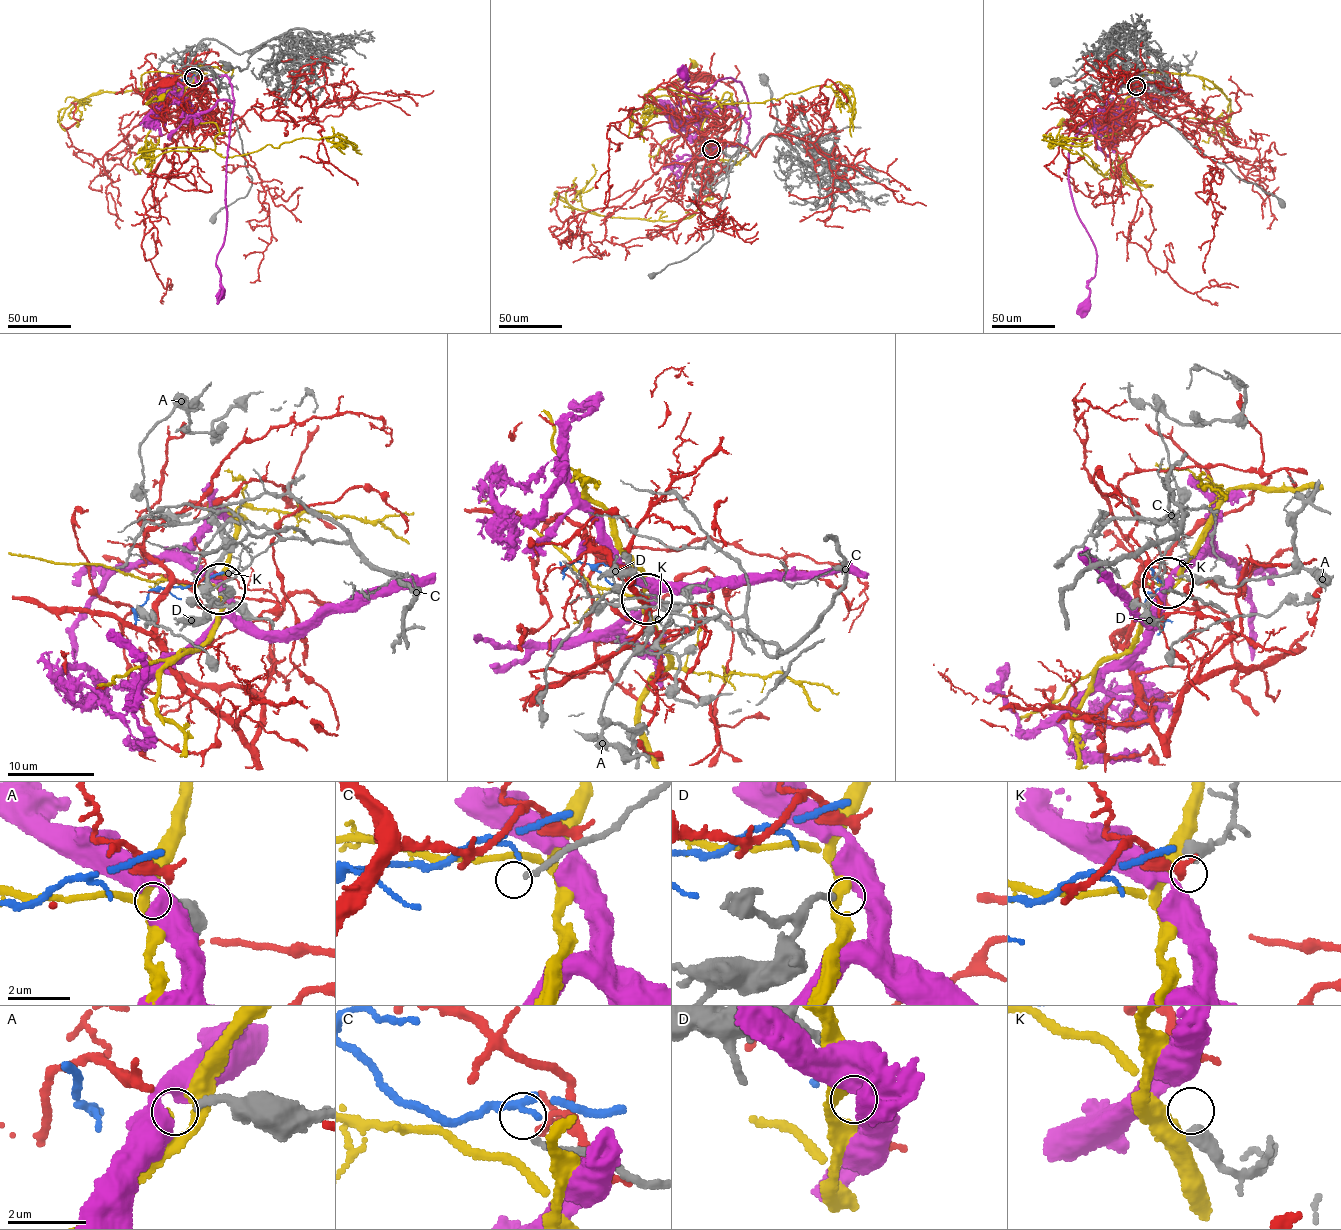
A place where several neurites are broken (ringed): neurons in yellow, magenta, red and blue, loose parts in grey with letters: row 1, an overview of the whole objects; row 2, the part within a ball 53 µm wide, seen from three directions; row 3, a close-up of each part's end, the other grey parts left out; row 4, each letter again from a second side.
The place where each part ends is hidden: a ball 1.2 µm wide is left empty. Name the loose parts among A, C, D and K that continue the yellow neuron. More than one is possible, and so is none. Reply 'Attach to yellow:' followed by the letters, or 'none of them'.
Attach to yellow: none of them

